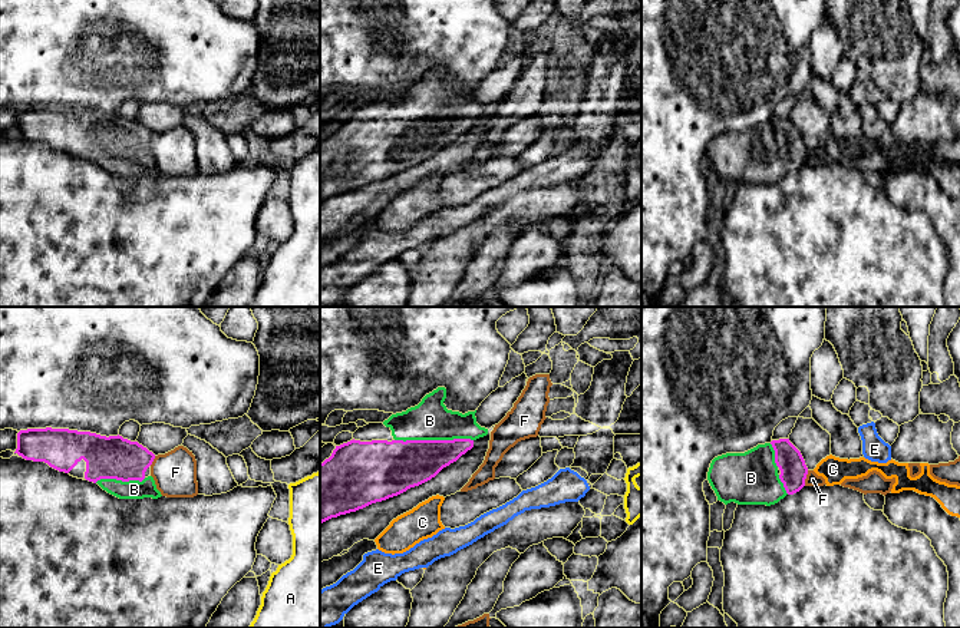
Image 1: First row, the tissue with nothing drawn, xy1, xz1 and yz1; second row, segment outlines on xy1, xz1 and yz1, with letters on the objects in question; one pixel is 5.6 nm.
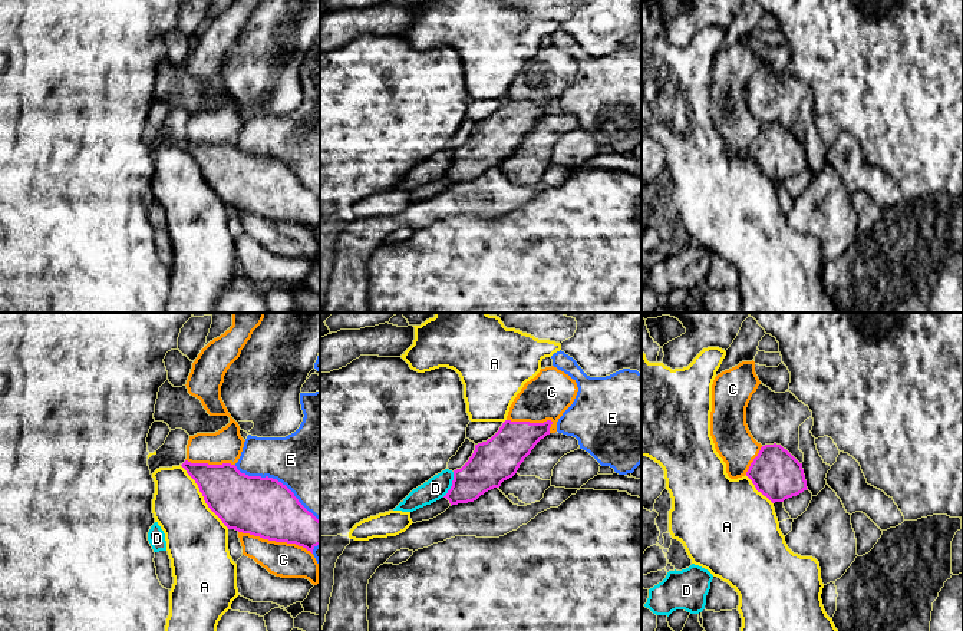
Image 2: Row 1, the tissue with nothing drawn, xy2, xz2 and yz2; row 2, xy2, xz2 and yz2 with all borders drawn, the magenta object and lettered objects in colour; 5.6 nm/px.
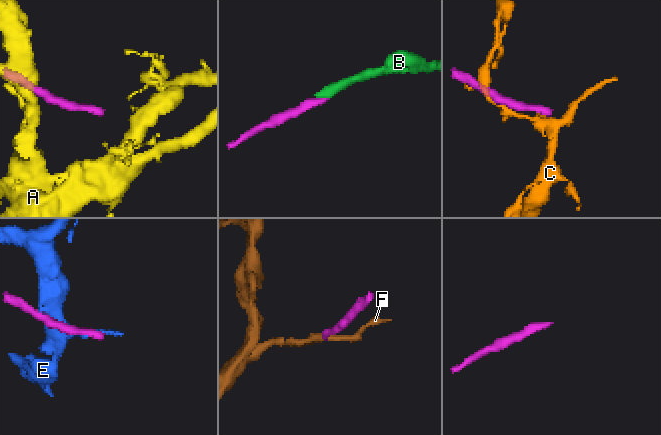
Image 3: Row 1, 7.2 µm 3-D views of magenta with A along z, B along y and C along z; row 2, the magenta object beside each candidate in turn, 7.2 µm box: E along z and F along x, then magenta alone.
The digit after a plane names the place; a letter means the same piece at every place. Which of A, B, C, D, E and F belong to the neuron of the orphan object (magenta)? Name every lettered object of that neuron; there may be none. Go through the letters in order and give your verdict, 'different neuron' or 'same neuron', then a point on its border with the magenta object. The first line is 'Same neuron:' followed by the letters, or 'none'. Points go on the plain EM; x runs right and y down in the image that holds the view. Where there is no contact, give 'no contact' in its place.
Same neuron: B
A: different neuron; contact xy2 (203, 174)
B: same neuron; contact xz1 (434, 119)
C: different neuron; contact xy2 (276, 220)
D: different neuron; contact xz2 (452, 164)
E: different neuron; contact xy2 (276, 158)
F: different neuron; contact yz1 (805, 156)

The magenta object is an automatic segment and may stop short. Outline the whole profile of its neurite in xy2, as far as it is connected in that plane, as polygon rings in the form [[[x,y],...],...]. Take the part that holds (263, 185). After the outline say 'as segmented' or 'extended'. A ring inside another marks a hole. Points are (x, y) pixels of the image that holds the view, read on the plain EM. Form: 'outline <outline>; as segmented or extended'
outline [[[181,143],[195,159],[208,186],[228,208],[263,218],[296,222],[313,232],[320,224],[320,199],[281,161],[248,155],[235,143]]]; as segmented

